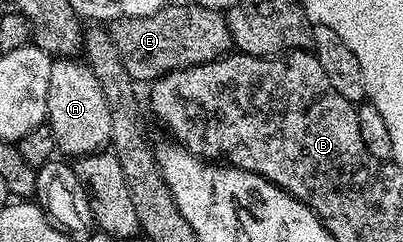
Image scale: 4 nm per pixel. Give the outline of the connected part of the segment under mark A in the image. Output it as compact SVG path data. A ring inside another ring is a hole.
M75 57L56 58L49 69L49 97L47 98L46 122L46 126L51 128L55 138L56 148L64 156L71 155L67 157L92 155L95 151L104 150L111 142L110 121L110 109L109 105L106 104L101 85L98 84L97 77L94 76L86 62Z

